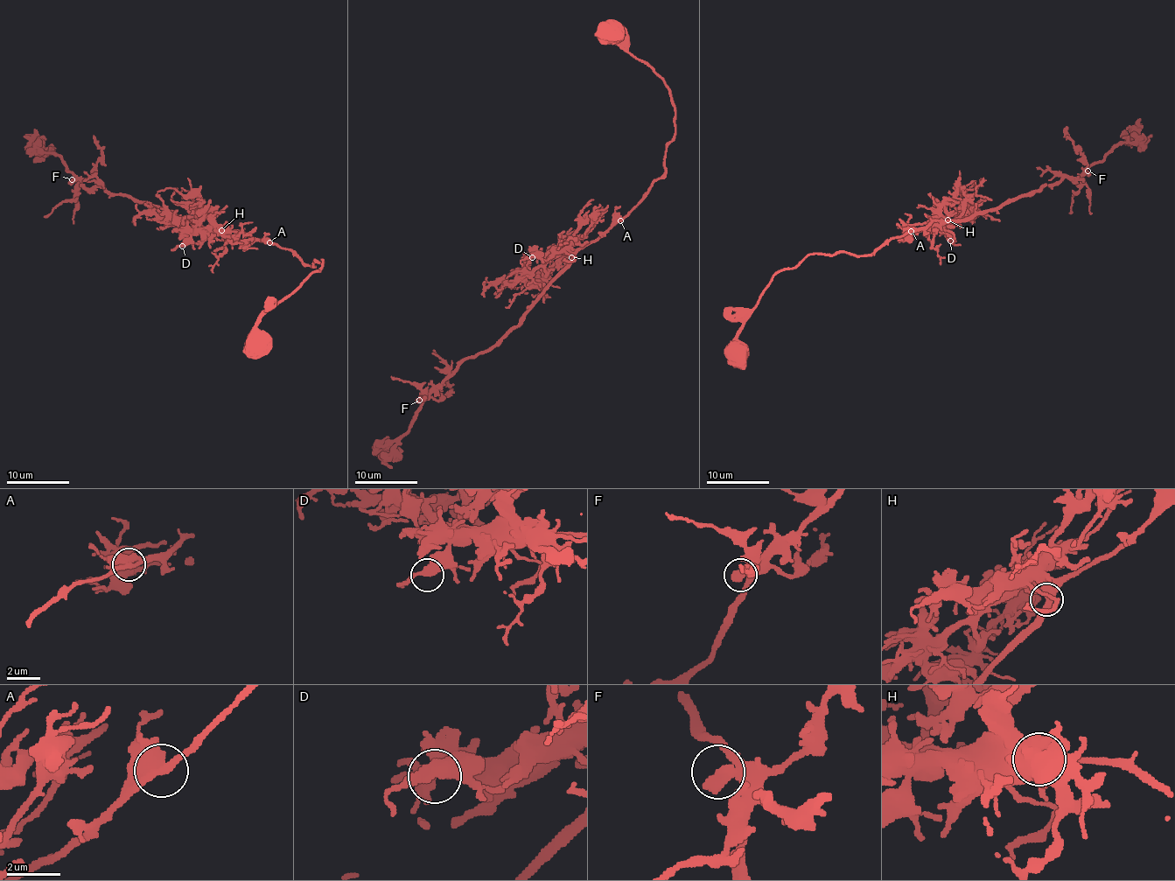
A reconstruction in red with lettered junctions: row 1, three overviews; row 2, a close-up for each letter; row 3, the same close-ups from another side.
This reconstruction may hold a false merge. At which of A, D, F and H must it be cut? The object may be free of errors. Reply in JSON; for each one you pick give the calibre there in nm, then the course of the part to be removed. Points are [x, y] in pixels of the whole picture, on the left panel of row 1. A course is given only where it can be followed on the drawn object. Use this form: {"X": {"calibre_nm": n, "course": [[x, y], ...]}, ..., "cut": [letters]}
{"cut": []}

